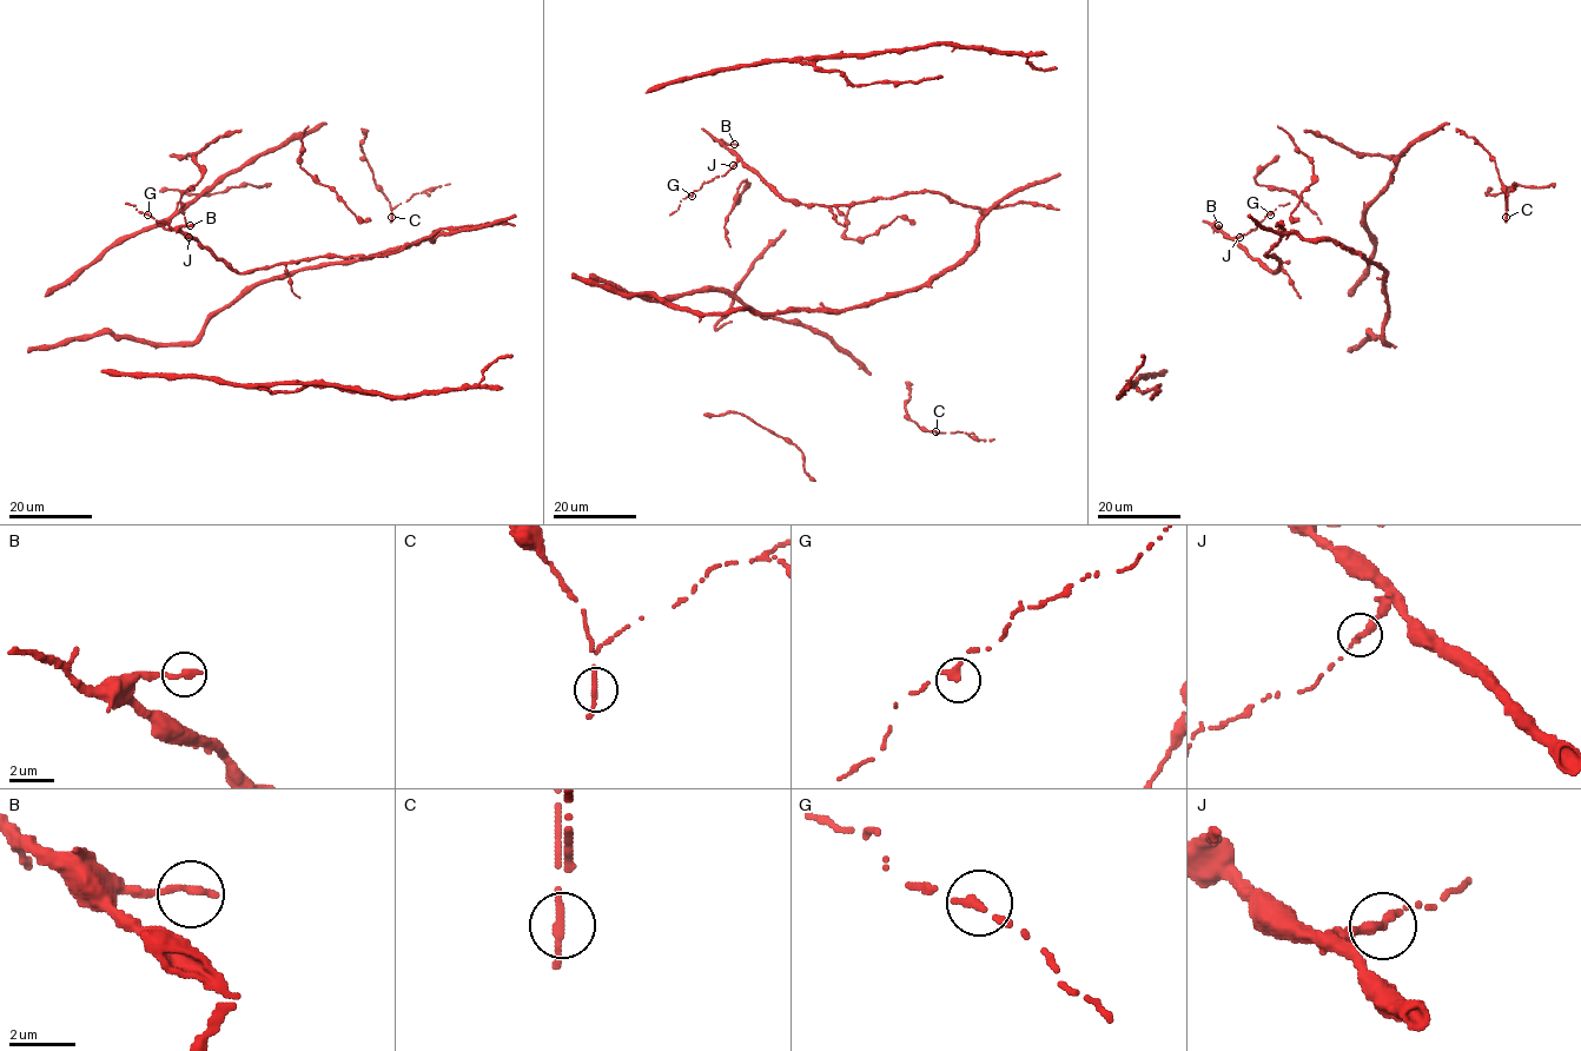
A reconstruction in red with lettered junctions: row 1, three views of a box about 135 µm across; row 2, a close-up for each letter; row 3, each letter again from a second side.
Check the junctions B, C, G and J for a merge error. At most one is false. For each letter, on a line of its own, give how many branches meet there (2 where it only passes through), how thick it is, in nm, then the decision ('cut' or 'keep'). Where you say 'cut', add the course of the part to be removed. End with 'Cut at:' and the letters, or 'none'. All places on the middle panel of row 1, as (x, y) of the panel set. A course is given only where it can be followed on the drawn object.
B: 1 | 340 nm | keep
C: 1 | 340 nm | cut | (937, 433), (965, 433), (979, 440), (994, 440)
G: 1 | 380 nm | keep
J: 1 | 400 nm | keep
Cut at: C

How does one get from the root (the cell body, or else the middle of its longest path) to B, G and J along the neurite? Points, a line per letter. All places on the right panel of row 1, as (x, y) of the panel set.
B: (1363, 256), (1327, 239), (1302, 239), (1279, 229), (1281, 239), (1265, 255), (1279, 262), (1272, 273), (1218, 225)
G: (1363, 256), (1279, 229), (1281, 239), (1265, 255), (1279, 262), (1272, 273), (1235, 239), (1270, 215)
J: (1363, 256), (1279, 229), (1281, 239), (1265, 255), (1279, 262), (1272, 273), (1235, 239), (1239, 237)

